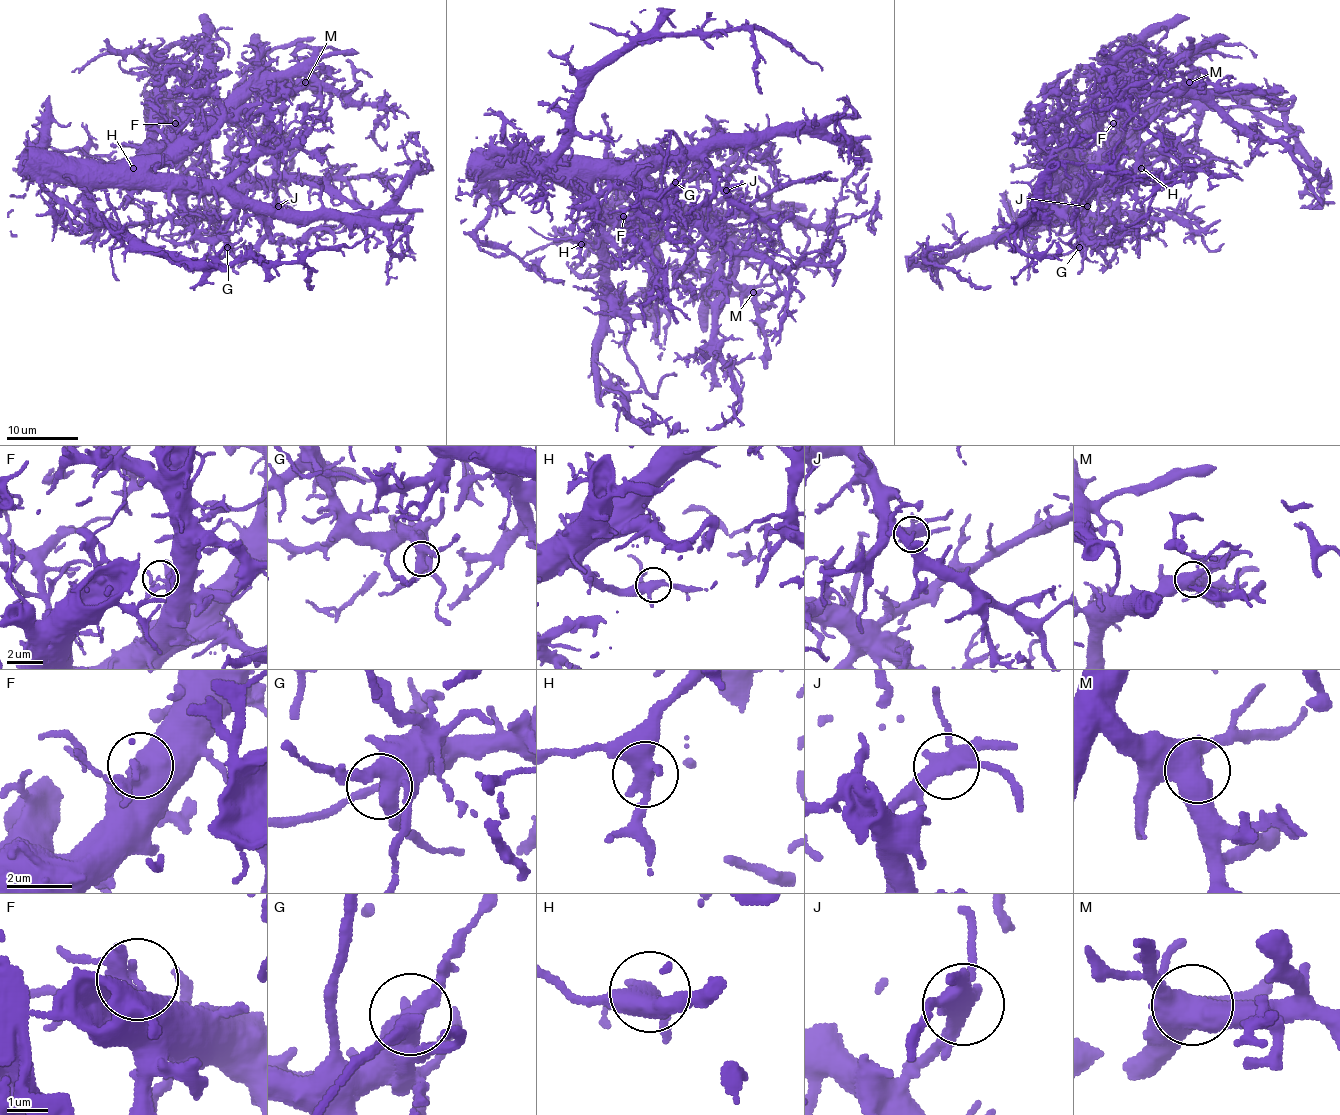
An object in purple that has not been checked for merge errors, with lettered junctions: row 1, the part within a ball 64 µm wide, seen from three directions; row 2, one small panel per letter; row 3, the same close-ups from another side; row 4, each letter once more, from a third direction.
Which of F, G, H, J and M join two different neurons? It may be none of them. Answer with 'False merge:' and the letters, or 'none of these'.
False merge: none of these

